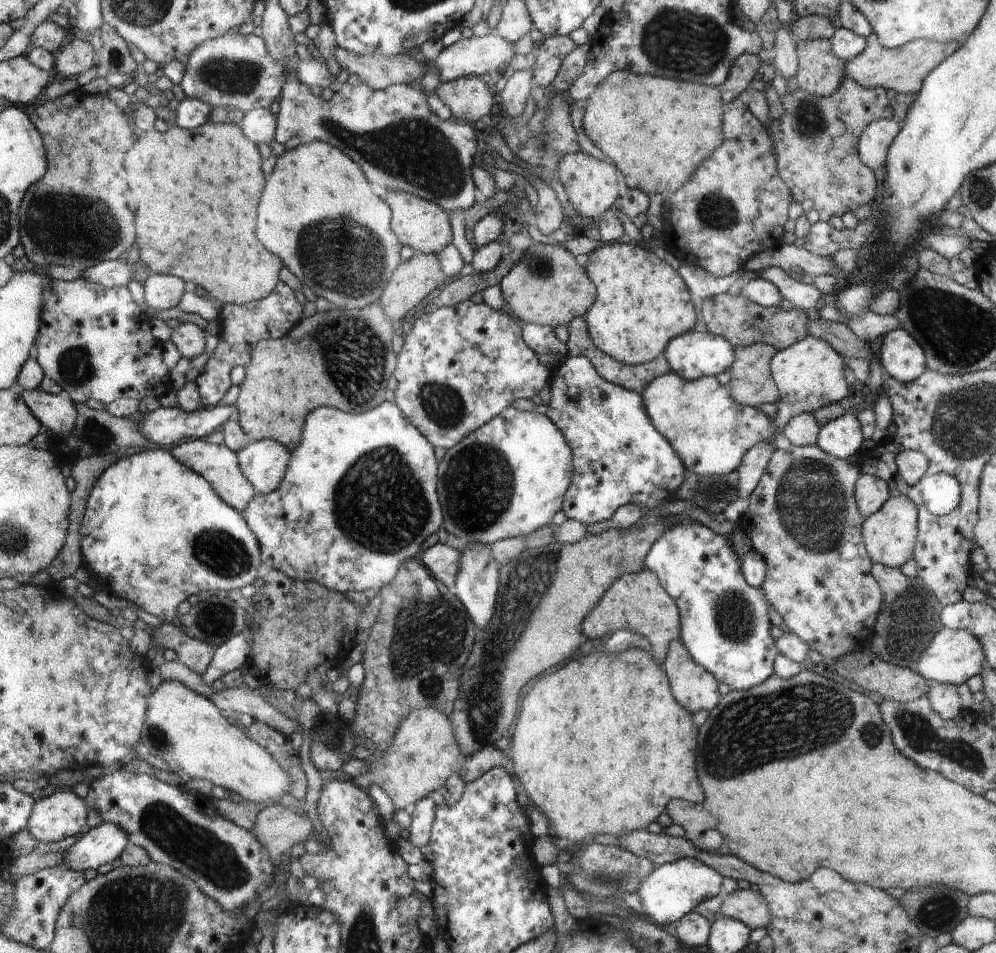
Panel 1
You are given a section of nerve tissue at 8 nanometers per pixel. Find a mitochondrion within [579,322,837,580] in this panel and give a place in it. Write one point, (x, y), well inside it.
(713, 492)

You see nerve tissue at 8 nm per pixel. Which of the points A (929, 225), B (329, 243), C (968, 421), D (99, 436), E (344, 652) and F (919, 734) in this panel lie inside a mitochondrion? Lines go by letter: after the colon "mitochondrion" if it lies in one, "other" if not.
A: other
B: mitochondrion
C: mitochondrion
D: mitochondrion
E: other
F: mitochondrion

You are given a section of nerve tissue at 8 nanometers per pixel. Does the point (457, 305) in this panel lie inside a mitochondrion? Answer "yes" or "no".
no

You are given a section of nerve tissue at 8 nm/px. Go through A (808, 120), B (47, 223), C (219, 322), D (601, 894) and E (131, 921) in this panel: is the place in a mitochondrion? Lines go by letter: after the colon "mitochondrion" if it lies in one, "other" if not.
A: mitochondrion
B: mitochondrion
C: other
D: mitochondrion
E: mitochondrion

